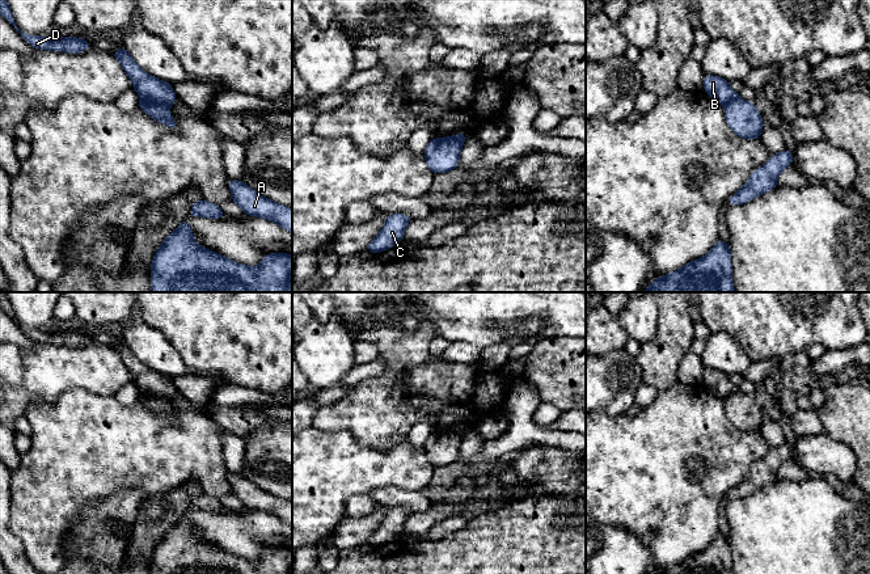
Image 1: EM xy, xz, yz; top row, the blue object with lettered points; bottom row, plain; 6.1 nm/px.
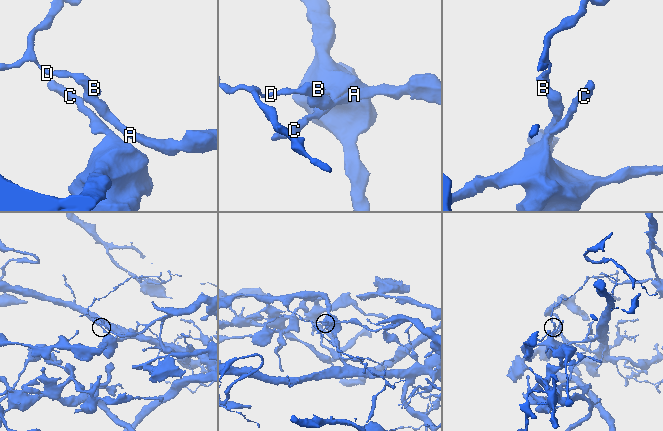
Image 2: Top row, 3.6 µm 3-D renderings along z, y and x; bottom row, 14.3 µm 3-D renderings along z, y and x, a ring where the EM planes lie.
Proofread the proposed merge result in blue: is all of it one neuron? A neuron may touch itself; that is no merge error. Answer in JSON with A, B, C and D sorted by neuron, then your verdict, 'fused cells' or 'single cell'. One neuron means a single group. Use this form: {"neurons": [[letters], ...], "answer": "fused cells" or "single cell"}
{"neurons": [["A", "C"], ["B", "D"]], "answer": "fused cells"}

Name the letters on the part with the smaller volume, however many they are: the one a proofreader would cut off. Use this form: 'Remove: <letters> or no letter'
Remove: B, D

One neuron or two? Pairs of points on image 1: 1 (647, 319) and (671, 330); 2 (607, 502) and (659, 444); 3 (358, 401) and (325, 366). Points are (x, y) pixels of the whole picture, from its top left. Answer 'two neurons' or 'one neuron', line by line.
1: two neurons
2: one neuron
3: two neurons

